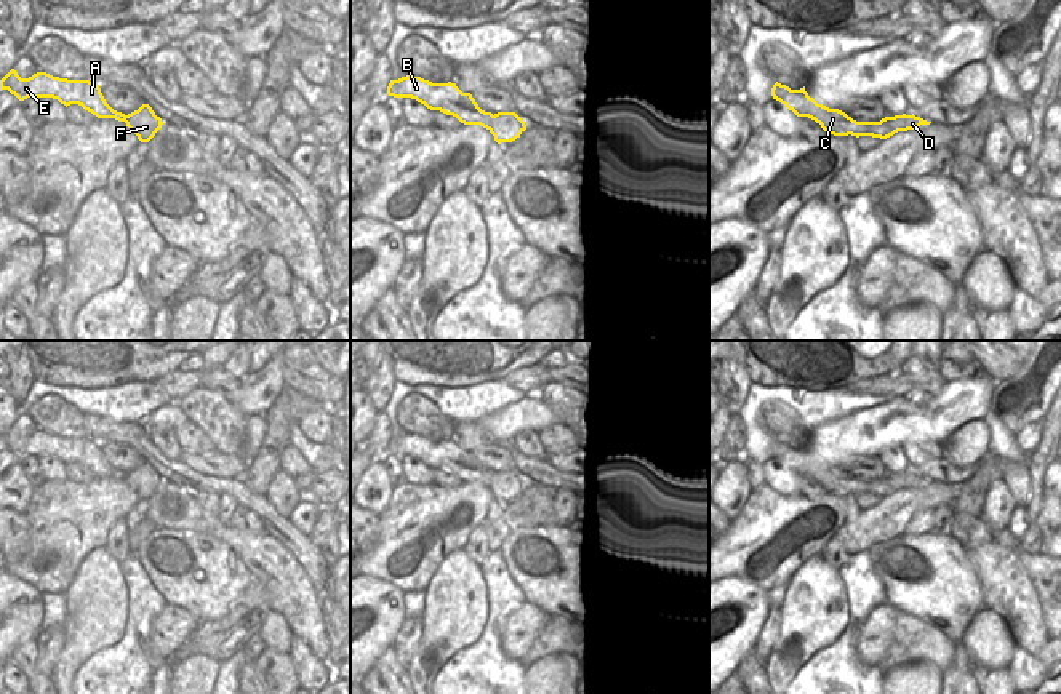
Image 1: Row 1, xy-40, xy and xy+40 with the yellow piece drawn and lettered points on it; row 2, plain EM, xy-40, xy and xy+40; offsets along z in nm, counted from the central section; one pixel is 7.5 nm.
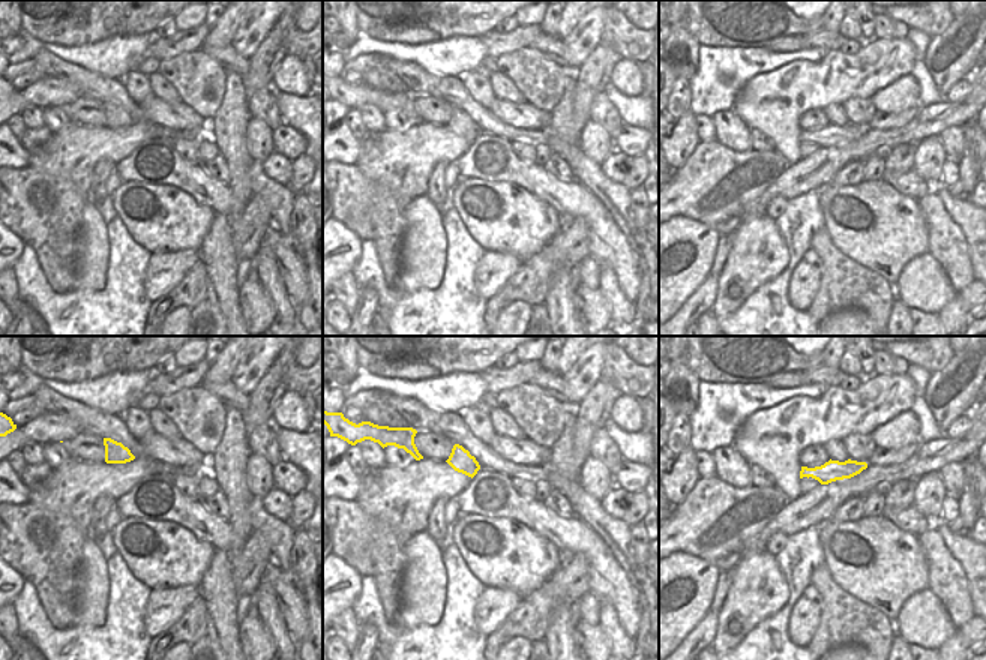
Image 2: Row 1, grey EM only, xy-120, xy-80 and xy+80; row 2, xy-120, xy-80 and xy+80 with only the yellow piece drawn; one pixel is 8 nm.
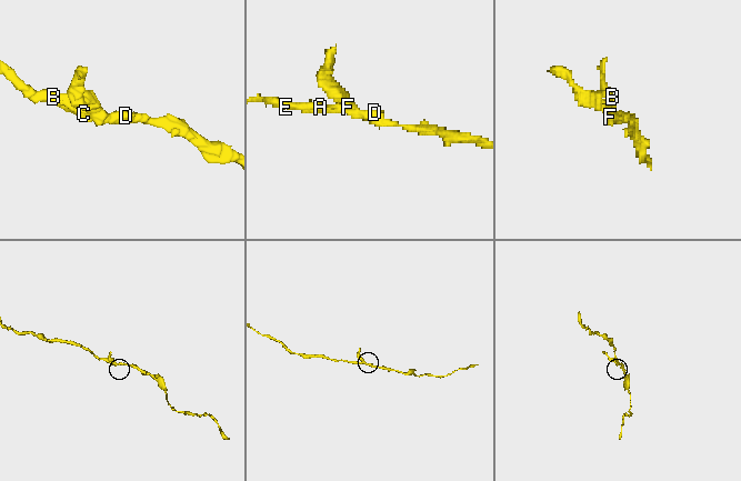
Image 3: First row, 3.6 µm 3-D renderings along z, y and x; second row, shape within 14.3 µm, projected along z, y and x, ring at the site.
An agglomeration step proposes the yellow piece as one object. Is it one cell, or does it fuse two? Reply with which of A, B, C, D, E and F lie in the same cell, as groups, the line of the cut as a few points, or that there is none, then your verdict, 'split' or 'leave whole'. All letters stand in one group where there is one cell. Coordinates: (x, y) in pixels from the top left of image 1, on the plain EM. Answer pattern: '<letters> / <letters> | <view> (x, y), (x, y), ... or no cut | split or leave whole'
A B C D E / F | xy (493, 474), (488, 486) | split

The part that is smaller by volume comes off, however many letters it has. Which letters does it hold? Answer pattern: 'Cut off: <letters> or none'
Cut off: F

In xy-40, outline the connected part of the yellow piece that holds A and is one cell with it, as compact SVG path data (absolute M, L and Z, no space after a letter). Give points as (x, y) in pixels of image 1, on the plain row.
M11 427L2 438L0 448L8 448L19 459L27 456L53 456L66 465L78 462L98 477L115 477L126 480L128 473L114 469L104 457L99 443L90 438L67 438L53 435L46 430L37 430L29 437L21 437Z

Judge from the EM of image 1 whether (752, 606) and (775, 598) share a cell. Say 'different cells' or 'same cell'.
different cells

